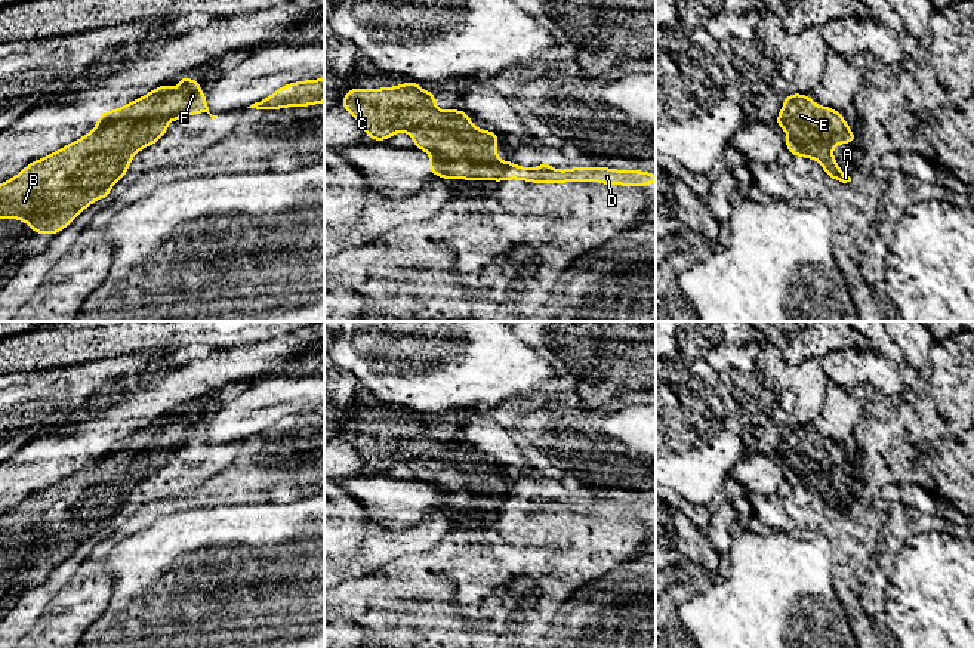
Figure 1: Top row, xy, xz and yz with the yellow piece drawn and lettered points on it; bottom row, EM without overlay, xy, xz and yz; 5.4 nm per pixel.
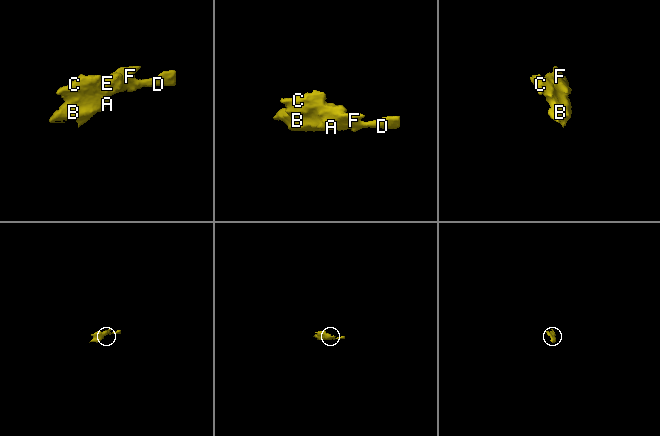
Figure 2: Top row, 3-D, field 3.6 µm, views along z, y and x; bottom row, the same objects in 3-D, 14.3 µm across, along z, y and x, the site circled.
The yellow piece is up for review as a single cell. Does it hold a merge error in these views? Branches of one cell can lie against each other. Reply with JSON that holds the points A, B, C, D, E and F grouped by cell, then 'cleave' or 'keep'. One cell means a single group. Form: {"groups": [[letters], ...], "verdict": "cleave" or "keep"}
{"groups": [["A", "B", "C", "D", "E", "F"]], "verdict": "keep"}

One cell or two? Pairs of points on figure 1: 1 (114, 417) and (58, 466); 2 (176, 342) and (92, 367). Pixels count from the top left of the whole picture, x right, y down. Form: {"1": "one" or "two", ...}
{"1": "one", "2": "two"}

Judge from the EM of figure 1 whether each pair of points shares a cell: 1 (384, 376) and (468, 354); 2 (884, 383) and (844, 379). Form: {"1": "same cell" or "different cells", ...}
{"1": "same cell", "2": "same cell"}

